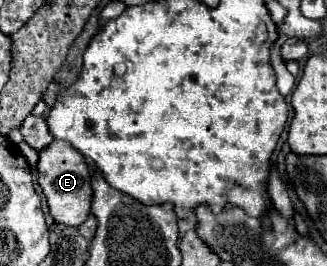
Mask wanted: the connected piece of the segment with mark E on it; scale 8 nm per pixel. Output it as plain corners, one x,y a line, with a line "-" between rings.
52,141
38,159
38,183
46,195
50,215
56,223
78,227
90,215
92,187
90,187
90,167
84,157
66,141

